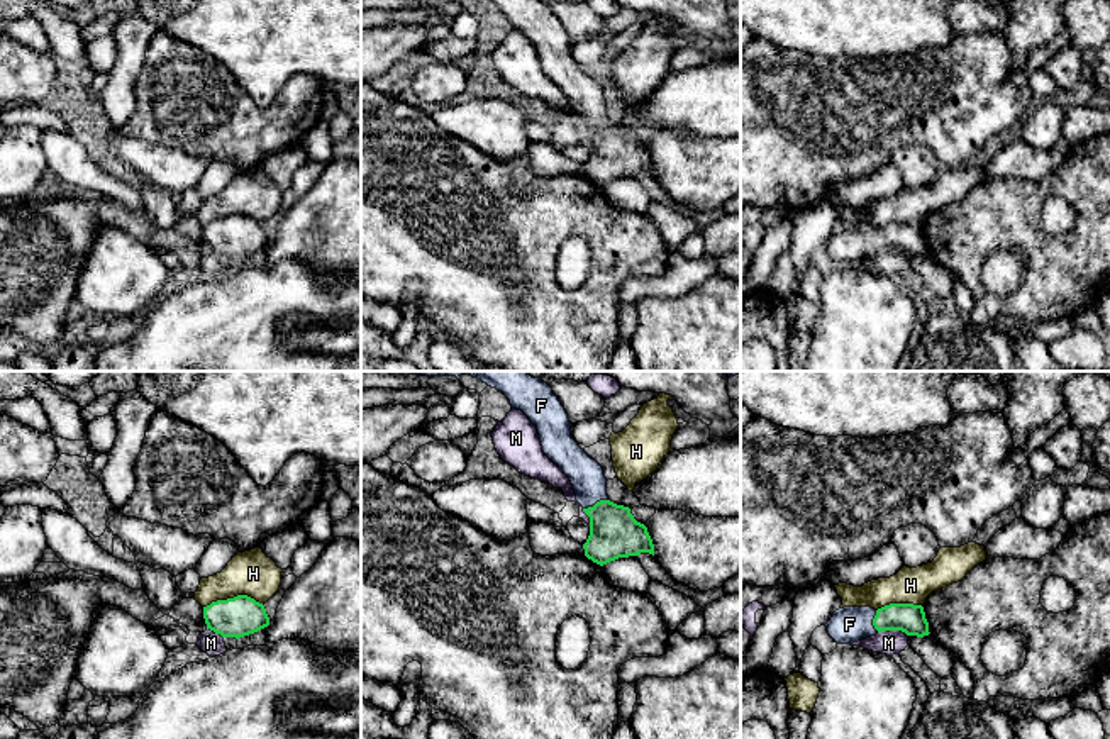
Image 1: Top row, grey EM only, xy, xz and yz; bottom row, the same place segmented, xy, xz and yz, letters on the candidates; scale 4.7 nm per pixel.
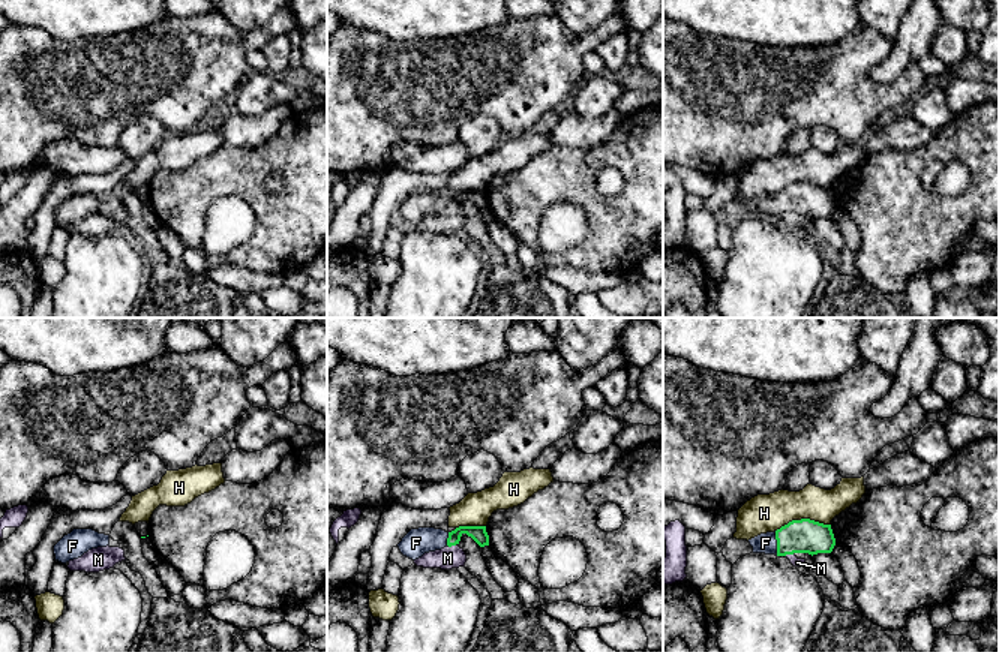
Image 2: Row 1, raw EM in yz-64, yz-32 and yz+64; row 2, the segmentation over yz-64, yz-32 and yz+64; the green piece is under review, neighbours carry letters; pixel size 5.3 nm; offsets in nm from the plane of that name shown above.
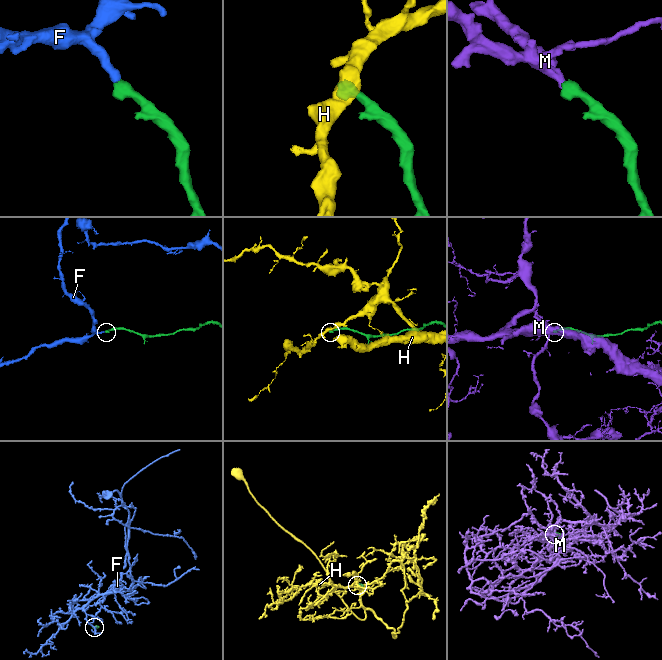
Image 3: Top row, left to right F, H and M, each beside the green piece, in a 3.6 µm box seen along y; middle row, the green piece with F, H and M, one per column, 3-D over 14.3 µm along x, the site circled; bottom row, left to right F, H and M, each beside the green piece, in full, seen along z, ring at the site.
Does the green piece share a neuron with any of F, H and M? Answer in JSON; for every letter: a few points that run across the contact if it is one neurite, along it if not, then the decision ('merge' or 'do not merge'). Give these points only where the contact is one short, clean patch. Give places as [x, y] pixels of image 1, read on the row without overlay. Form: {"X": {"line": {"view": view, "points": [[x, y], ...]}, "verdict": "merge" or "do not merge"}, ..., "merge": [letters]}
{"F": {"line": {"view": "xz", "points": [[614, 153], [597, 122], [587, 97]]}, "verdict": "merge"}, "H": {"line": {"view": "xy", "points": [[261, 222], [246, 216], [234, 216], [212, 221], [204, 227]]}, "verdict": "do not merge"}, "M": {"line": {"view": "yz", "points": [[878, 251], [902, 251], [907, 256]]}, "verdict": "do not merge"}, "merge": ["F"]}

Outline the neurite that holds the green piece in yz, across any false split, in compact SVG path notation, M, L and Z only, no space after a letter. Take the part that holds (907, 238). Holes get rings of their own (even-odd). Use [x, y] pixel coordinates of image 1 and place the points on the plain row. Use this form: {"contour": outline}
{"contour": "M890 224L878 231L871 227L844 227L825 244L837 264L852 264L883 251L902 251L907 256L929 256L929 242L922 225Z"}

